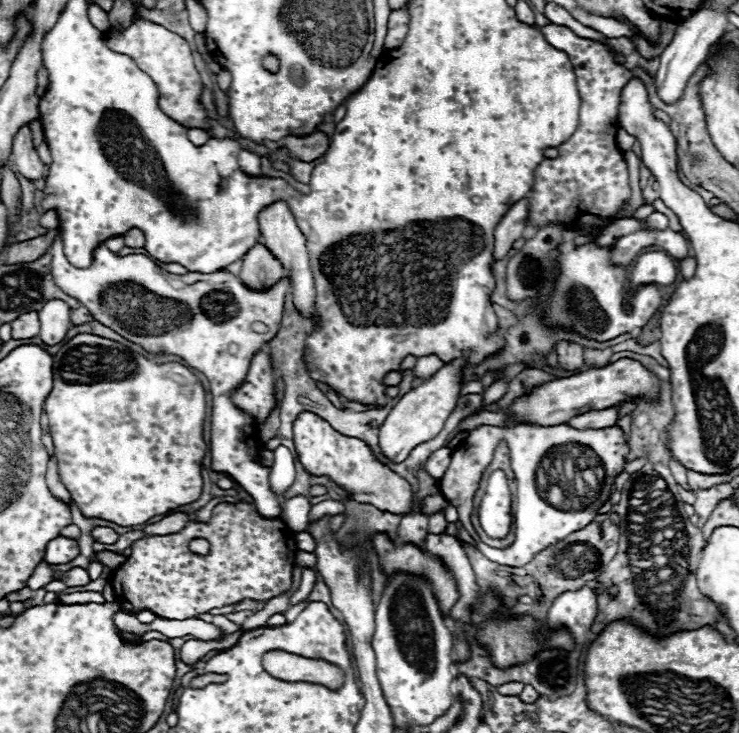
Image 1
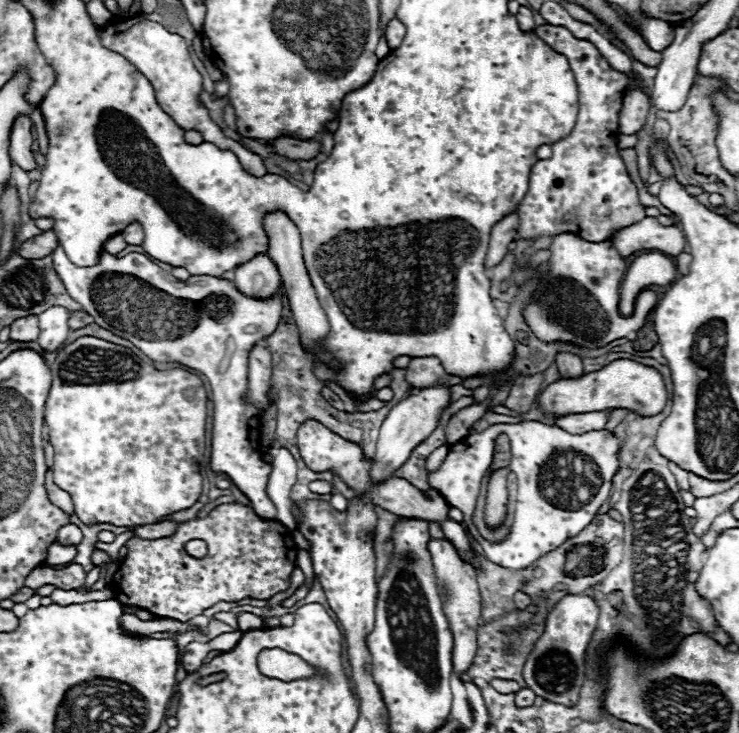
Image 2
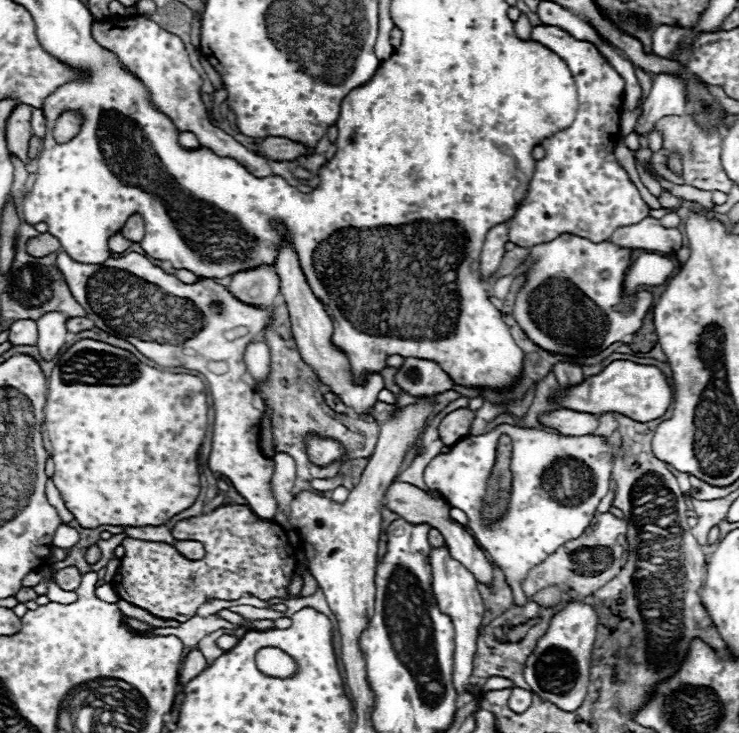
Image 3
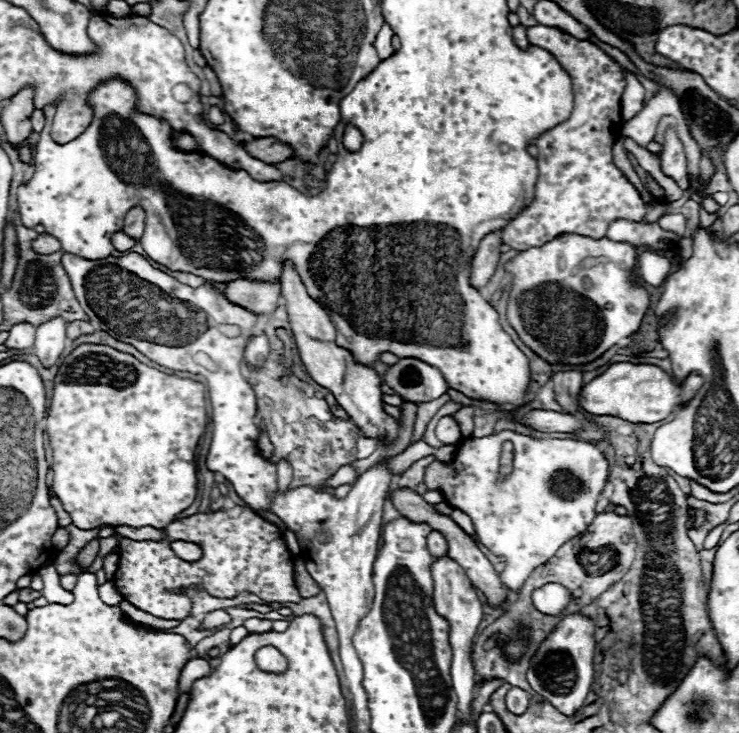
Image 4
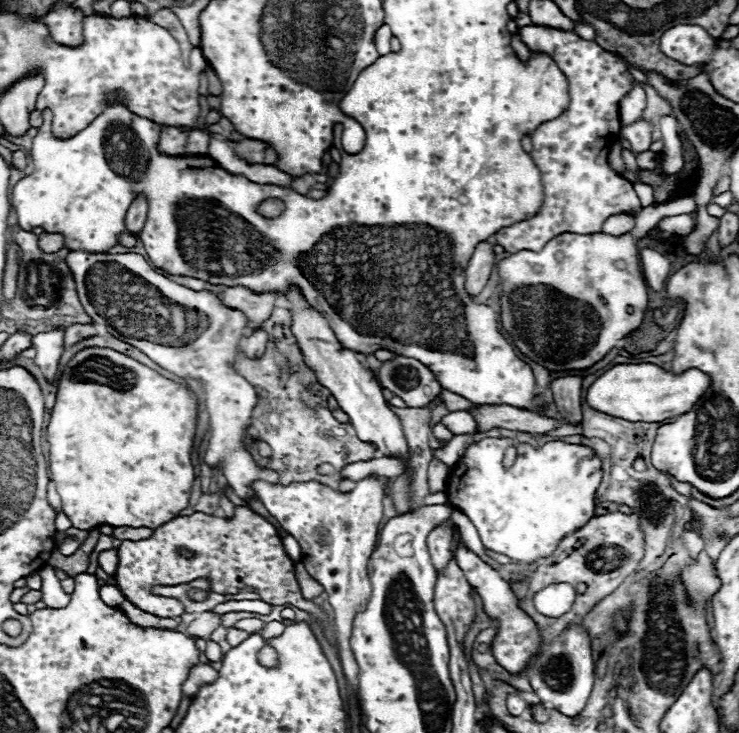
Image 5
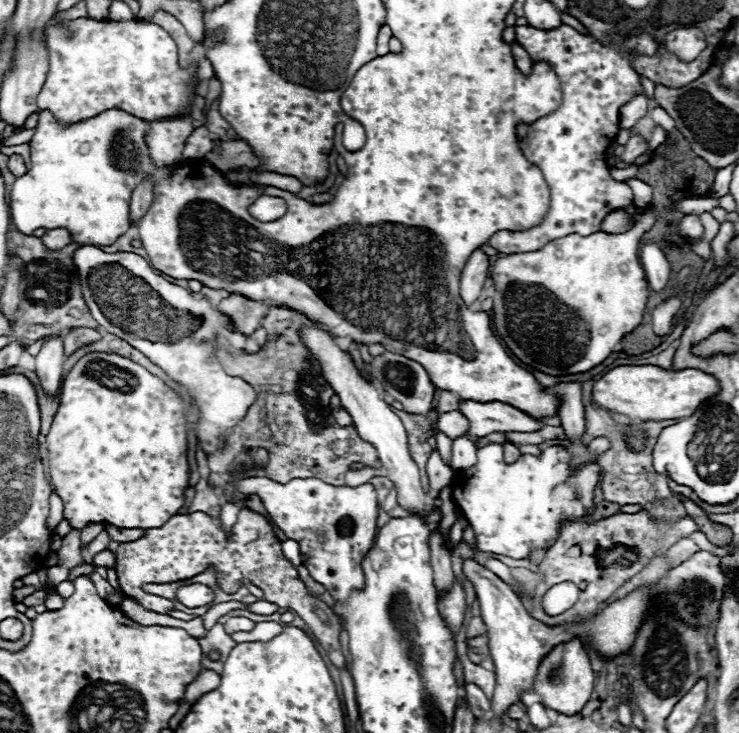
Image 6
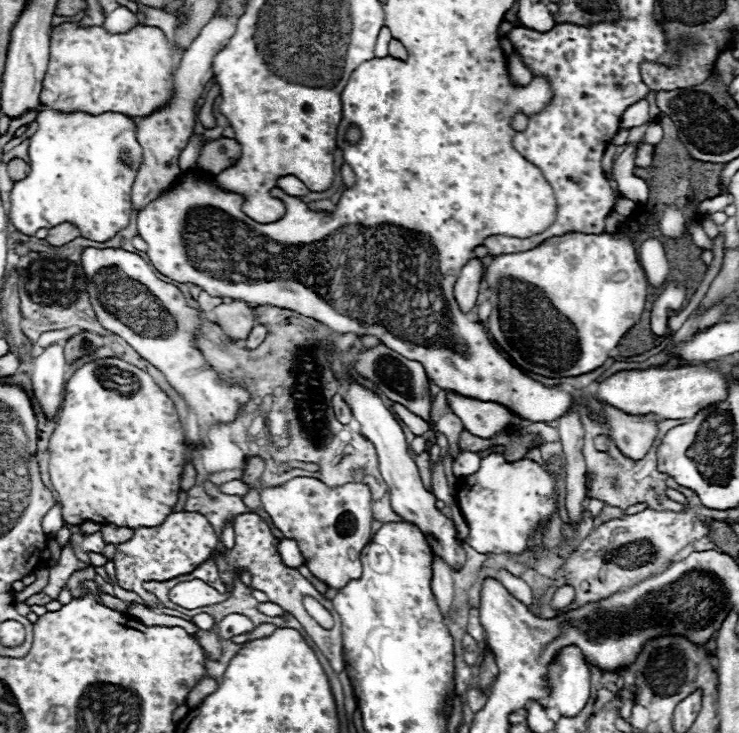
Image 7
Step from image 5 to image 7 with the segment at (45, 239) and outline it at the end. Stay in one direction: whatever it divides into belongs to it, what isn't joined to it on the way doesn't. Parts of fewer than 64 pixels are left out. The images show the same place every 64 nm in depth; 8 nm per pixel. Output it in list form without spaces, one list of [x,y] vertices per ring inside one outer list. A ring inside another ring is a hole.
[[[60,224],[60,226],[48,230],[46,242],[48,242],[50,246],[64,246],[64,244],[68,244],[70,240],[74,240],[74,238],[78,238],[78,236],[80,236],[78,228],[74,228],[72,224]]]

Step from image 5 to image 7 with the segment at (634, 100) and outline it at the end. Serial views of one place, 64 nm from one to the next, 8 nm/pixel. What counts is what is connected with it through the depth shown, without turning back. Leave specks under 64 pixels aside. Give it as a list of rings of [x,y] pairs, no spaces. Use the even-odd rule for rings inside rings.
[[[638,100],[636,104],[628,106],[622,114],[622,122],[620,122],[620,128],[634,128],[634,126],[640,126],[640,124],[646,124],[650,120],[648,116],[648,102],[646,100]]]

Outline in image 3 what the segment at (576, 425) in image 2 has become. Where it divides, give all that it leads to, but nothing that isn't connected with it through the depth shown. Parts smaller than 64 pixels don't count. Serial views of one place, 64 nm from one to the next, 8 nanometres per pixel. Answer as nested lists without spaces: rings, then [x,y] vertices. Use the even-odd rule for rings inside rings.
[[[554,410],[550,414],[542,416],[542,424],[550,426],[562,434],[568,436],[584,436],[592,434],[598,428],[598,418],[596,414],[586,414],[586,412],[574,412],[574,410]]]

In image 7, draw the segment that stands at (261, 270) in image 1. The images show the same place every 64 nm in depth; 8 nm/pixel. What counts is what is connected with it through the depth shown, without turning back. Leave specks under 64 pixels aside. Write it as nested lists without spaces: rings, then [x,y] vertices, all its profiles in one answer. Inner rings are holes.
[[[234,300],[230,304],[220,304],[214,308],[218,326],[234,340],[246,340],[256,324],[256,310],[244,300]]]

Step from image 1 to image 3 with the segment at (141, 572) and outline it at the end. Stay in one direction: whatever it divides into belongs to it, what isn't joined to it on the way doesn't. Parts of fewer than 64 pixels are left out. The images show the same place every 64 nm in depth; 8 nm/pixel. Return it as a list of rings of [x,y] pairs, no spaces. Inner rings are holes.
[[[228,504],[212,510],[210,514],[194,516],[188,520],[180,520],[172,528],[174,540],[198,540],[206,548],[206,556],[202,560],[184,558],[172,544],[166,542],[148,542],[126,538],[122,542],[124,556],[120,560],[120,568],[112,580],[112,588],[120,600],[126,600],[138,608],[144,608],[152,616],[186,622],[196,616],[198,608],[206,600],[238,600],[244,594],[252,594],[260,600],[270,598],[288,598],[286,590],[290,586],[290,578],[296,570],[296,548],[290,544],[286,530],[274,520],[258,518],[248,506]]]

